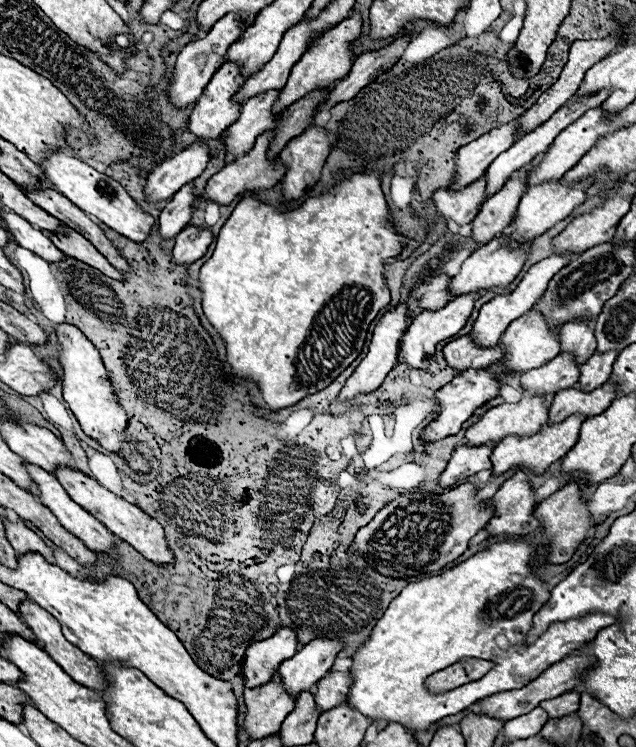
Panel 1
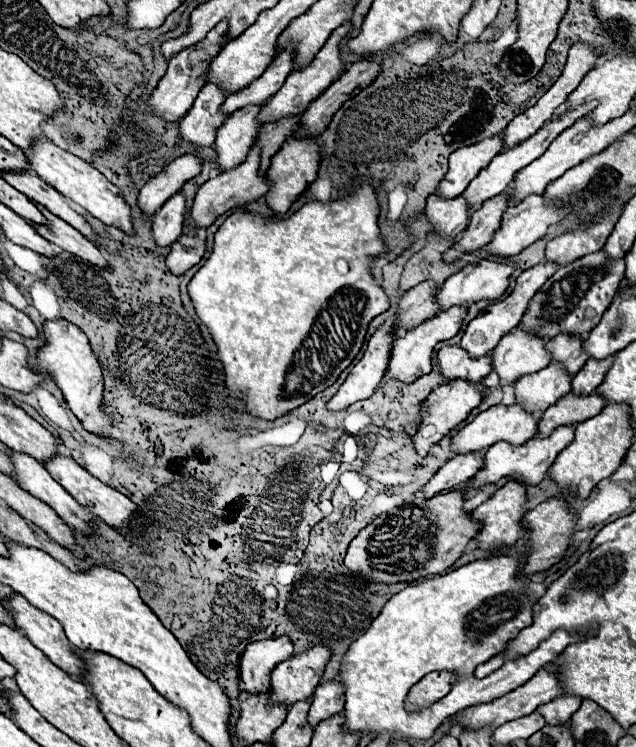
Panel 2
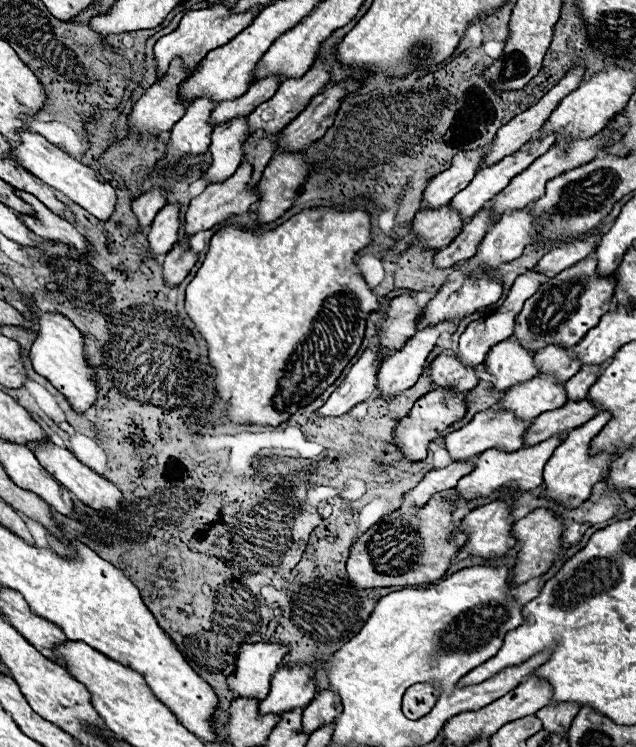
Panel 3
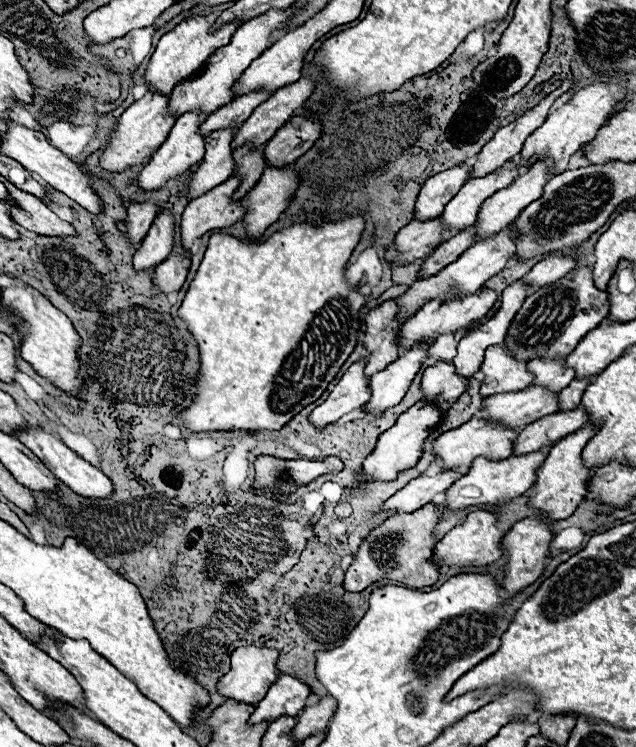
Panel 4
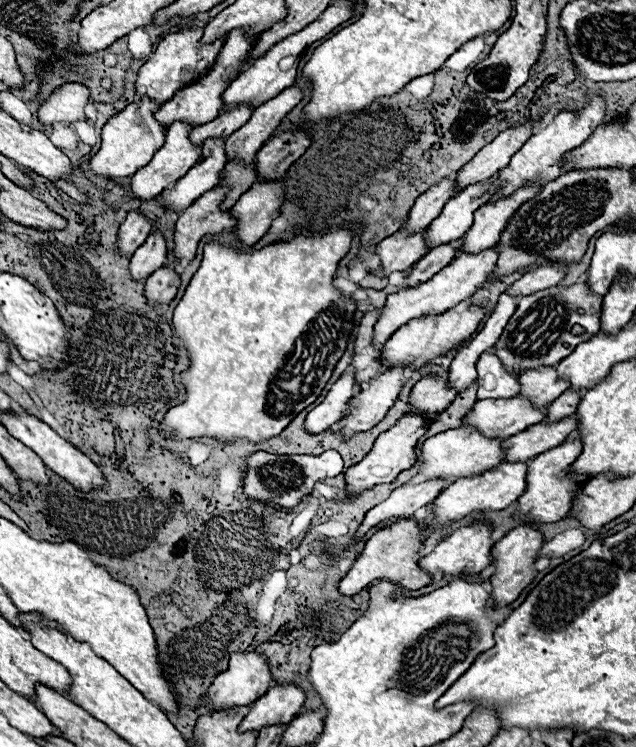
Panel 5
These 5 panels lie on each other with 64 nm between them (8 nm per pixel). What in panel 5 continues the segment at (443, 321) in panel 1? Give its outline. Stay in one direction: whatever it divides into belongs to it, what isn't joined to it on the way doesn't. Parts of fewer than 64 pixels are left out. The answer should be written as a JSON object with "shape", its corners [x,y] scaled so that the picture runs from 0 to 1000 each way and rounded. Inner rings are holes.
{"shape":[[[626,493],[582,509],[563,530],[550,533],[547,552],[535,560],[538,568],[535,573],[528,573],[528,578],[535,578],[538,586],[547,589],[560,578],[582,576],[588,568],[594,568],[604,560],[607,549],[626,533],[629,519],[642,506],[638,501],[638,493]]]}

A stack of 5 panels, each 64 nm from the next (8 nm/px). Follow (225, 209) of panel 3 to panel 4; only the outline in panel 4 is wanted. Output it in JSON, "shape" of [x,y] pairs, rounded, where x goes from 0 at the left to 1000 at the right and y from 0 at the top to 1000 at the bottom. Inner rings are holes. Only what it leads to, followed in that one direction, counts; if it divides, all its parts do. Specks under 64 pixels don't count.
{"shape":[[[365,236],[314,265],[296,270],[283,295],[283,327],[292,340],[299,340],[305,321],[314,319],[321,311],[358,305],[381,295],[384,278],[377,276],[377,270],[362,270],[362,260],[368,260],[371,252],[374,238]]]}

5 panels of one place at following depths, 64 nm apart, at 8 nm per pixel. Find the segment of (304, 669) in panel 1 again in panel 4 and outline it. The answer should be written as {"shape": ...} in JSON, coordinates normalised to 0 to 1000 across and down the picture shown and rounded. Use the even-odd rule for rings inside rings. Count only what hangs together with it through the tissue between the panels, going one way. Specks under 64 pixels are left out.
{"shape":[[[440,902],[437,910],[425,918],[421,929],[399,945],[390,969],[431,967],[443,959],[465,959],[487,932],[487,921],[462,905]]]}

